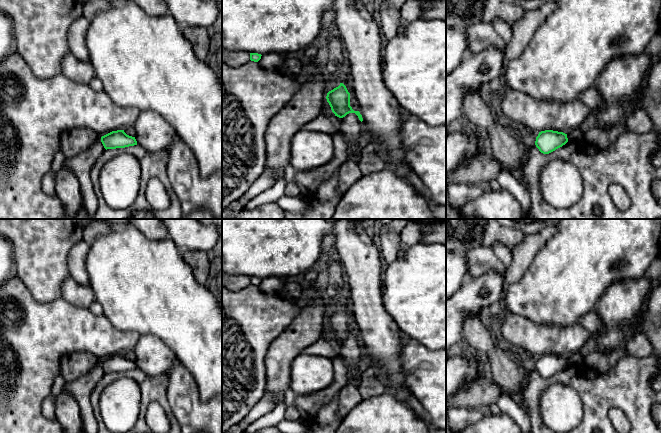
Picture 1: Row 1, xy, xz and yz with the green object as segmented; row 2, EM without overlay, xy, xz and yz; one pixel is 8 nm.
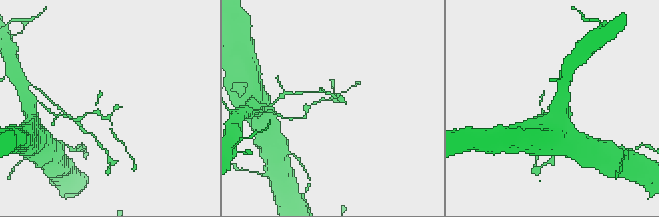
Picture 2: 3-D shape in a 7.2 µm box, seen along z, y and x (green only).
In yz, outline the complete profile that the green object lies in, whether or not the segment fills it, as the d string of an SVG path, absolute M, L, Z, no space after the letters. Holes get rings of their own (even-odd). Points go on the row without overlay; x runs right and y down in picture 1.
M545 354L539 356L535 369L543 378L549 378L568 366L567 358L563 356Z

